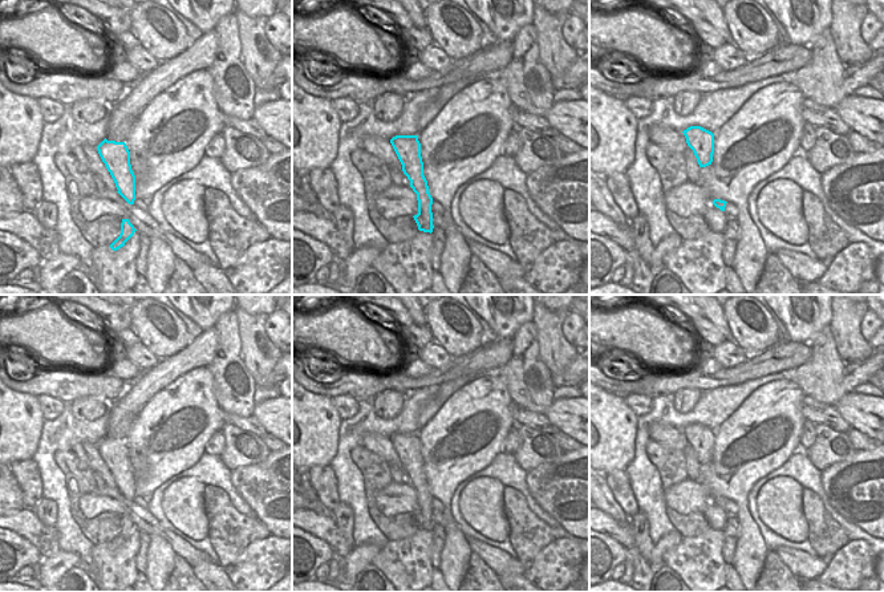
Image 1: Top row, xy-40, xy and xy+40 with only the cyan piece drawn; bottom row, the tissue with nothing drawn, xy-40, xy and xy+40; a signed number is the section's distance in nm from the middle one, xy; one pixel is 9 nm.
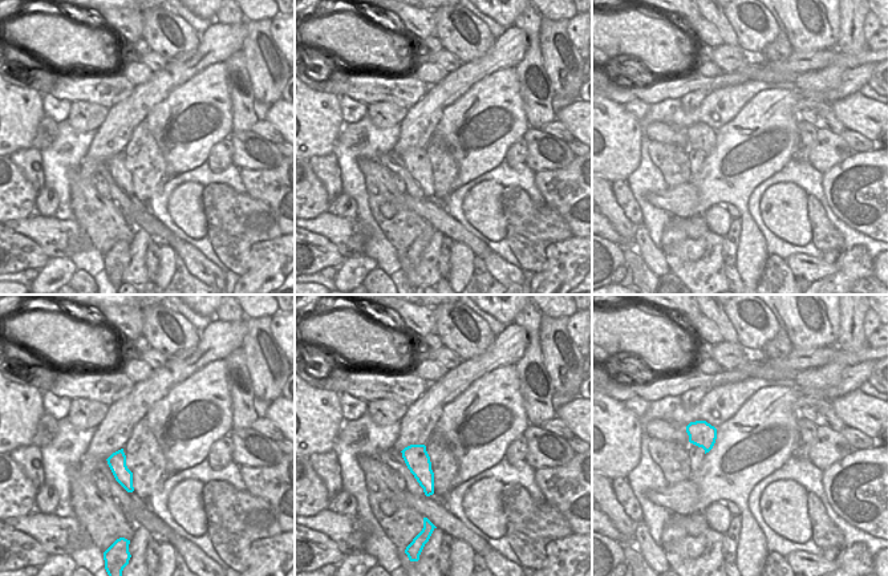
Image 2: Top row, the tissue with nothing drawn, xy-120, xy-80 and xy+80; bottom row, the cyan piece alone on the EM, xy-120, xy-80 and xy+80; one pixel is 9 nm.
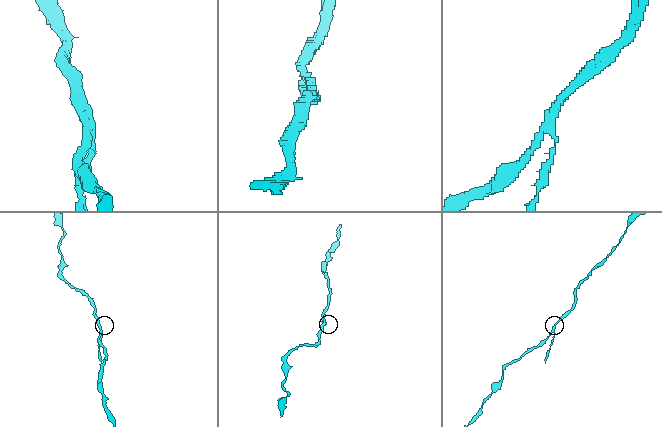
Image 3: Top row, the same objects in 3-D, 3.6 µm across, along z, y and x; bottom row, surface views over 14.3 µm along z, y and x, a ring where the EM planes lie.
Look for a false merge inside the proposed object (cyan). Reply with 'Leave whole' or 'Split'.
Leave whole

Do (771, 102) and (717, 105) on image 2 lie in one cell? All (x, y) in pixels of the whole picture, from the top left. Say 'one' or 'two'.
two

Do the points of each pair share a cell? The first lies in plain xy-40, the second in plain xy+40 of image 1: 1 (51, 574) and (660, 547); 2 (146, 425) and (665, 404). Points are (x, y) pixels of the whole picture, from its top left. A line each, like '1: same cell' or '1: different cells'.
1: same cell
2: different cells

